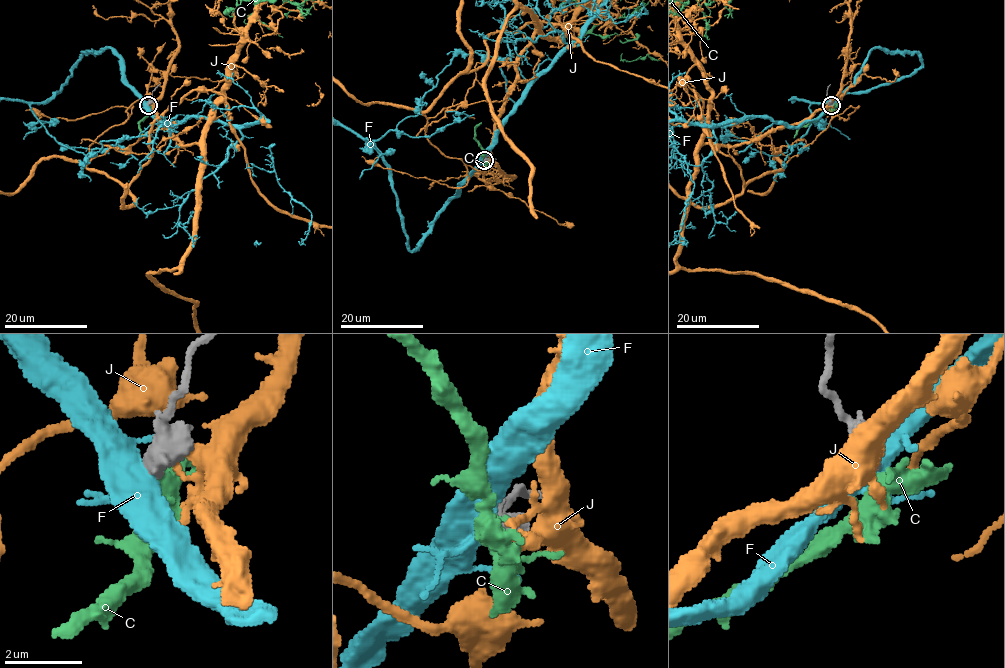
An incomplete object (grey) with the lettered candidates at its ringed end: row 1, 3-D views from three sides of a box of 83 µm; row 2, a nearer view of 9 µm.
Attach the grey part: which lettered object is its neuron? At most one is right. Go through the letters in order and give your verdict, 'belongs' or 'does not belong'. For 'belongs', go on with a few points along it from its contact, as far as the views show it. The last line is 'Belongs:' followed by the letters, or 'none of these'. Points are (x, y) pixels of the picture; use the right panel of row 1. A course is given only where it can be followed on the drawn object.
C: does not belong
F: does not belong
J: does not belong
Belongs: none of these

